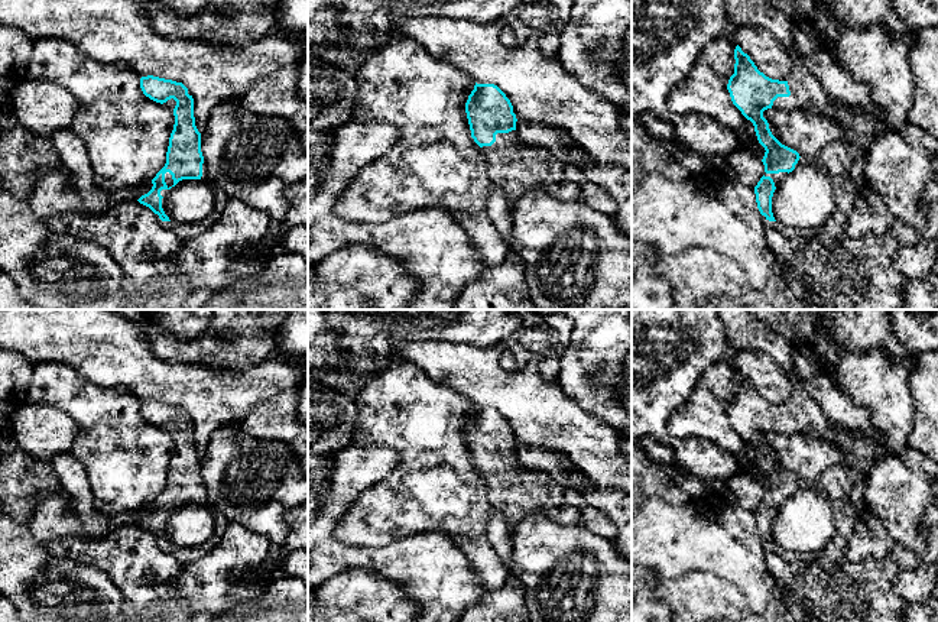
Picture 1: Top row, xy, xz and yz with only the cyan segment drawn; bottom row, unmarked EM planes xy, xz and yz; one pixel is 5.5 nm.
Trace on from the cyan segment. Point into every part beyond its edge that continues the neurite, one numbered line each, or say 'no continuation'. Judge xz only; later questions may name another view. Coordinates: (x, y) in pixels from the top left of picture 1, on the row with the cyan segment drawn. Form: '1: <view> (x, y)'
1: xz (513, 167)

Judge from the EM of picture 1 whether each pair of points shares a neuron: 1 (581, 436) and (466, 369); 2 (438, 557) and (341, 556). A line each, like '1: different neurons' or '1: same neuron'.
1: same neuron
2: same neuron

